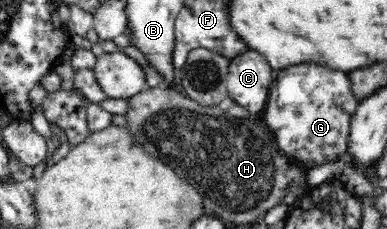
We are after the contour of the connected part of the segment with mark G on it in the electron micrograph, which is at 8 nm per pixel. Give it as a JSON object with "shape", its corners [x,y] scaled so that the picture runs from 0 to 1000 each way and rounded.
{"shape":[[[773,279],[742,306],[721,306],[716,341],[695,384],[687,472],[680,480],[685,489],[680,489],[680,524],[711,594],[721,664],[773,729],[804,721],[798,734],[809,734],[891,686],[904,537],[925,454],[928,441],[917,432],[915,402],[907,397],[902,323],[876,301],[840,297],[840,284]]]}

